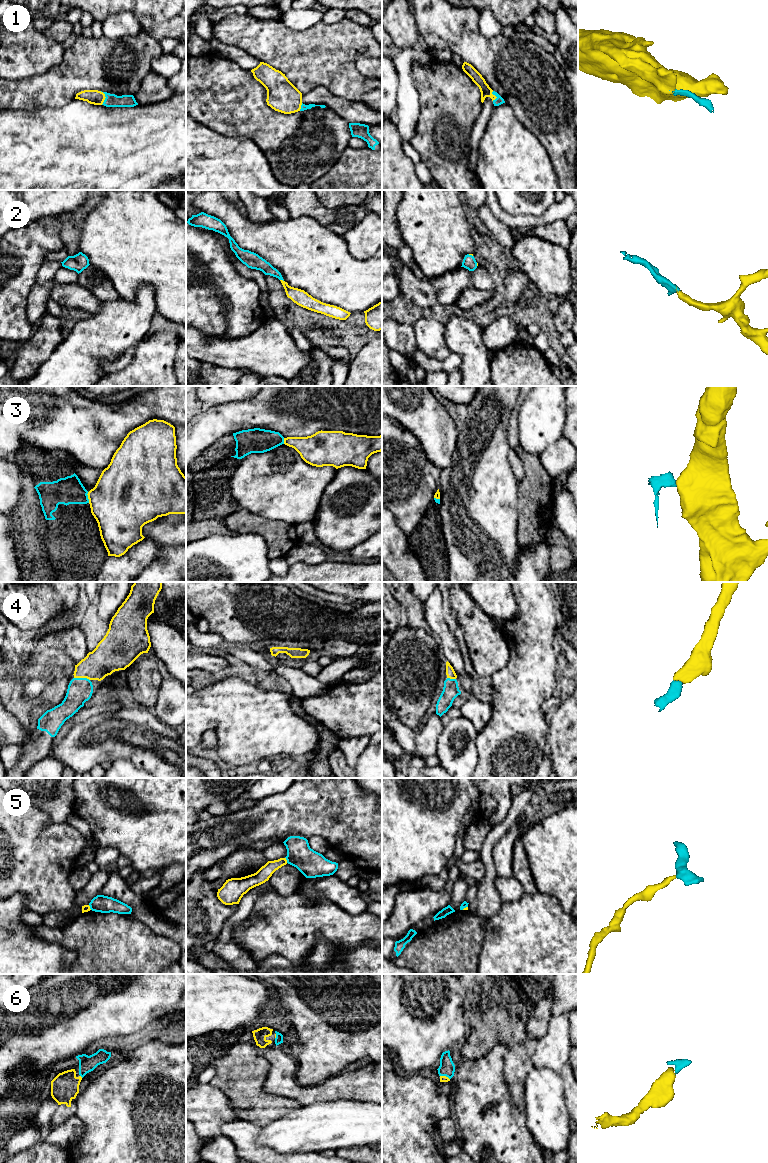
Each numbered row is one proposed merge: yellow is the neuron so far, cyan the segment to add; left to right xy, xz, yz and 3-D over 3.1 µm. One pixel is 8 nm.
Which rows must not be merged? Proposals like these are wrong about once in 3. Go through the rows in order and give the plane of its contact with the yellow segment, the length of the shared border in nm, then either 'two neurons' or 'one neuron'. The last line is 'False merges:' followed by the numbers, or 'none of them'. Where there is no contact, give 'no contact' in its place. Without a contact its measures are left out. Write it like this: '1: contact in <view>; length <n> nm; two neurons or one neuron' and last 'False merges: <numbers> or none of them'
1: contact in xy; length 110 nm; one neuron
2: contact in xz; length 40 nm; one neuron
3: contact in xy; length 90 nm; two neurons
4: contact in xy; length 130 nm; one neuron
5: contact in xz; length 50 nm; two neurons
6: contact in yz; length 90 nm; one neuron
False merges: 3, 5

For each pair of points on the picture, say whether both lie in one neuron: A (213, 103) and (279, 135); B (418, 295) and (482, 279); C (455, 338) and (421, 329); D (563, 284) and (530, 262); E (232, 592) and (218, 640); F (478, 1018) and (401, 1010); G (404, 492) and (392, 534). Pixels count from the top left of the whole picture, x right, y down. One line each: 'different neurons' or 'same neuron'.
A: same neuron
B: same neuron
C: different neurons
D: same neuron
E: different neurons
F: different neurons
G: different neurons

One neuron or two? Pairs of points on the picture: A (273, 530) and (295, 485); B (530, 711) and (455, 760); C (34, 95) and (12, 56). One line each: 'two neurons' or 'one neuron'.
A: two neurons
B: two neurons
C: two neurons

